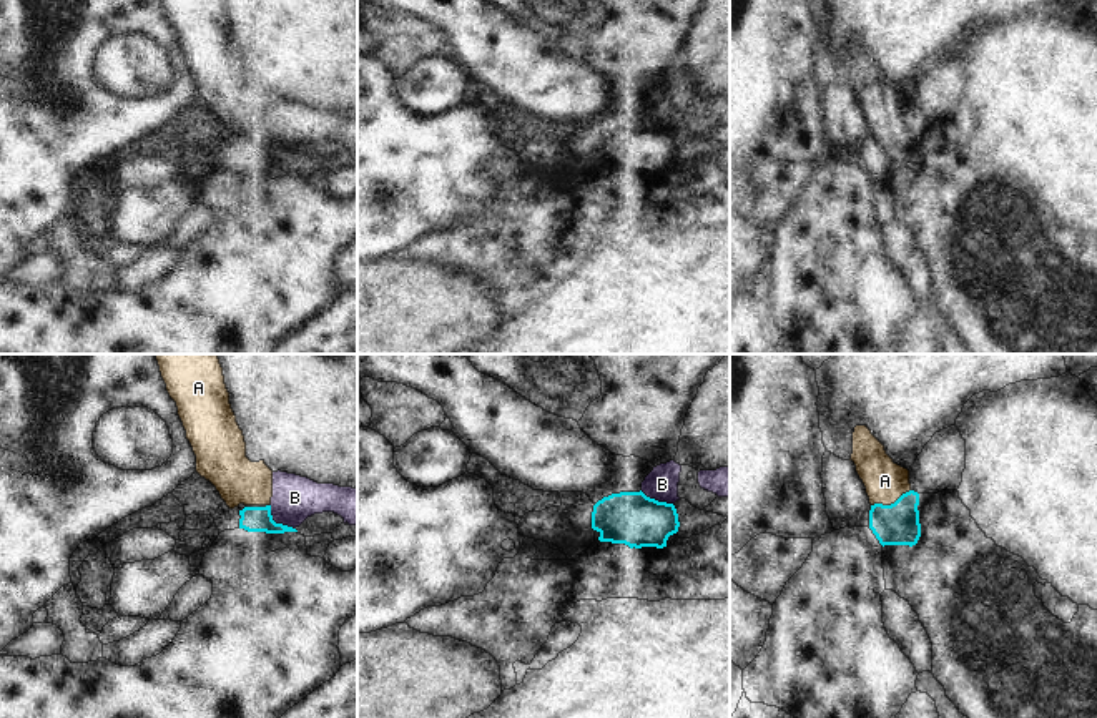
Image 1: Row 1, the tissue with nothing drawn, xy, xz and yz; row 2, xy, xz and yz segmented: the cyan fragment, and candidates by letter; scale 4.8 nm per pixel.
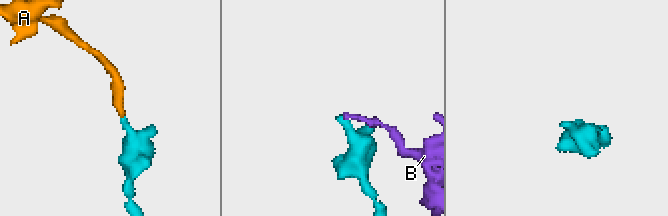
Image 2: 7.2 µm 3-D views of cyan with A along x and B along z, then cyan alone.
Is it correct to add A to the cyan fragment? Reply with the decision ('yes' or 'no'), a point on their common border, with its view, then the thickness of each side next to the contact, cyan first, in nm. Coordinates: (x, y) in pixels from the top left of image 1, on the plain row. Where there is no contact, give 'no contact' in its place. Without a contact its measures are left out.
yes; contact yz (891, 132); calibres 200 and 200 nm

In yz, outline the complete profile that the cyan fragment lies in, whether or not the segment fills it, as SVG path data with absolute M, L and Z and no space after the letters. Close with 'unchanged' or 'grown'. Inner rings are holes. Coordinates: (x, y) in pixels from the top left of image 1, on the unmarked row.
M856 53L853 60L851 86L856 100L866 115L869 125L869 156L884 173L916 173L921 165L919 151L919 121L911 116L909 98L894 91L886 81L884 73L871 61L866 53Z; grown

